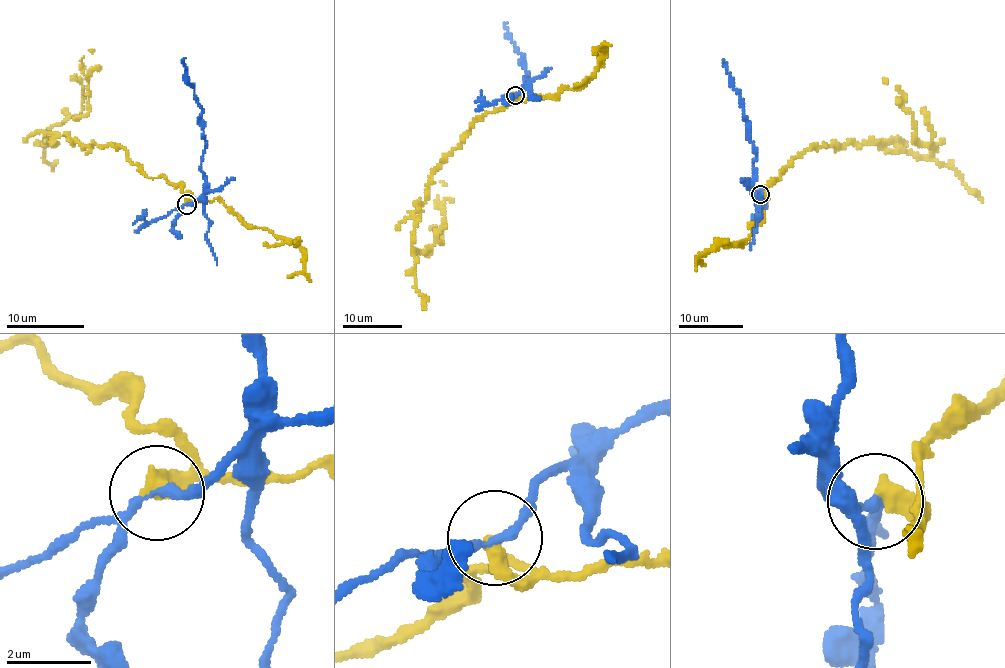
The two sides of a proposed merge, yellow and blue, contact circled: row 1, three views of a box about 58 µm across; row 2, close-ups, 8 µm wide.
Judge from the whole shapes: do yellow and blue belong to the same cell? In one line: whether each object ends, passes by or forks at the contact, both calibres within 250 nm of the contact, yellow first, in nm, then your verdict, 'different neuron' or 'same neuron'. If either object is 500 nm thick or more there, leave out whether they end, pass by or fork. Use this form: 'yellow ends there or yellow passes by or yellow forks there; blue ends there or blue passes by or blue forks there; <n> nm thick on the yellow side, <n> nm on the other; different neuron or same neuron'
yellow ends there; blue passes by; 440 nm thick on the yellow side, 190 nm on the other; different neuron

